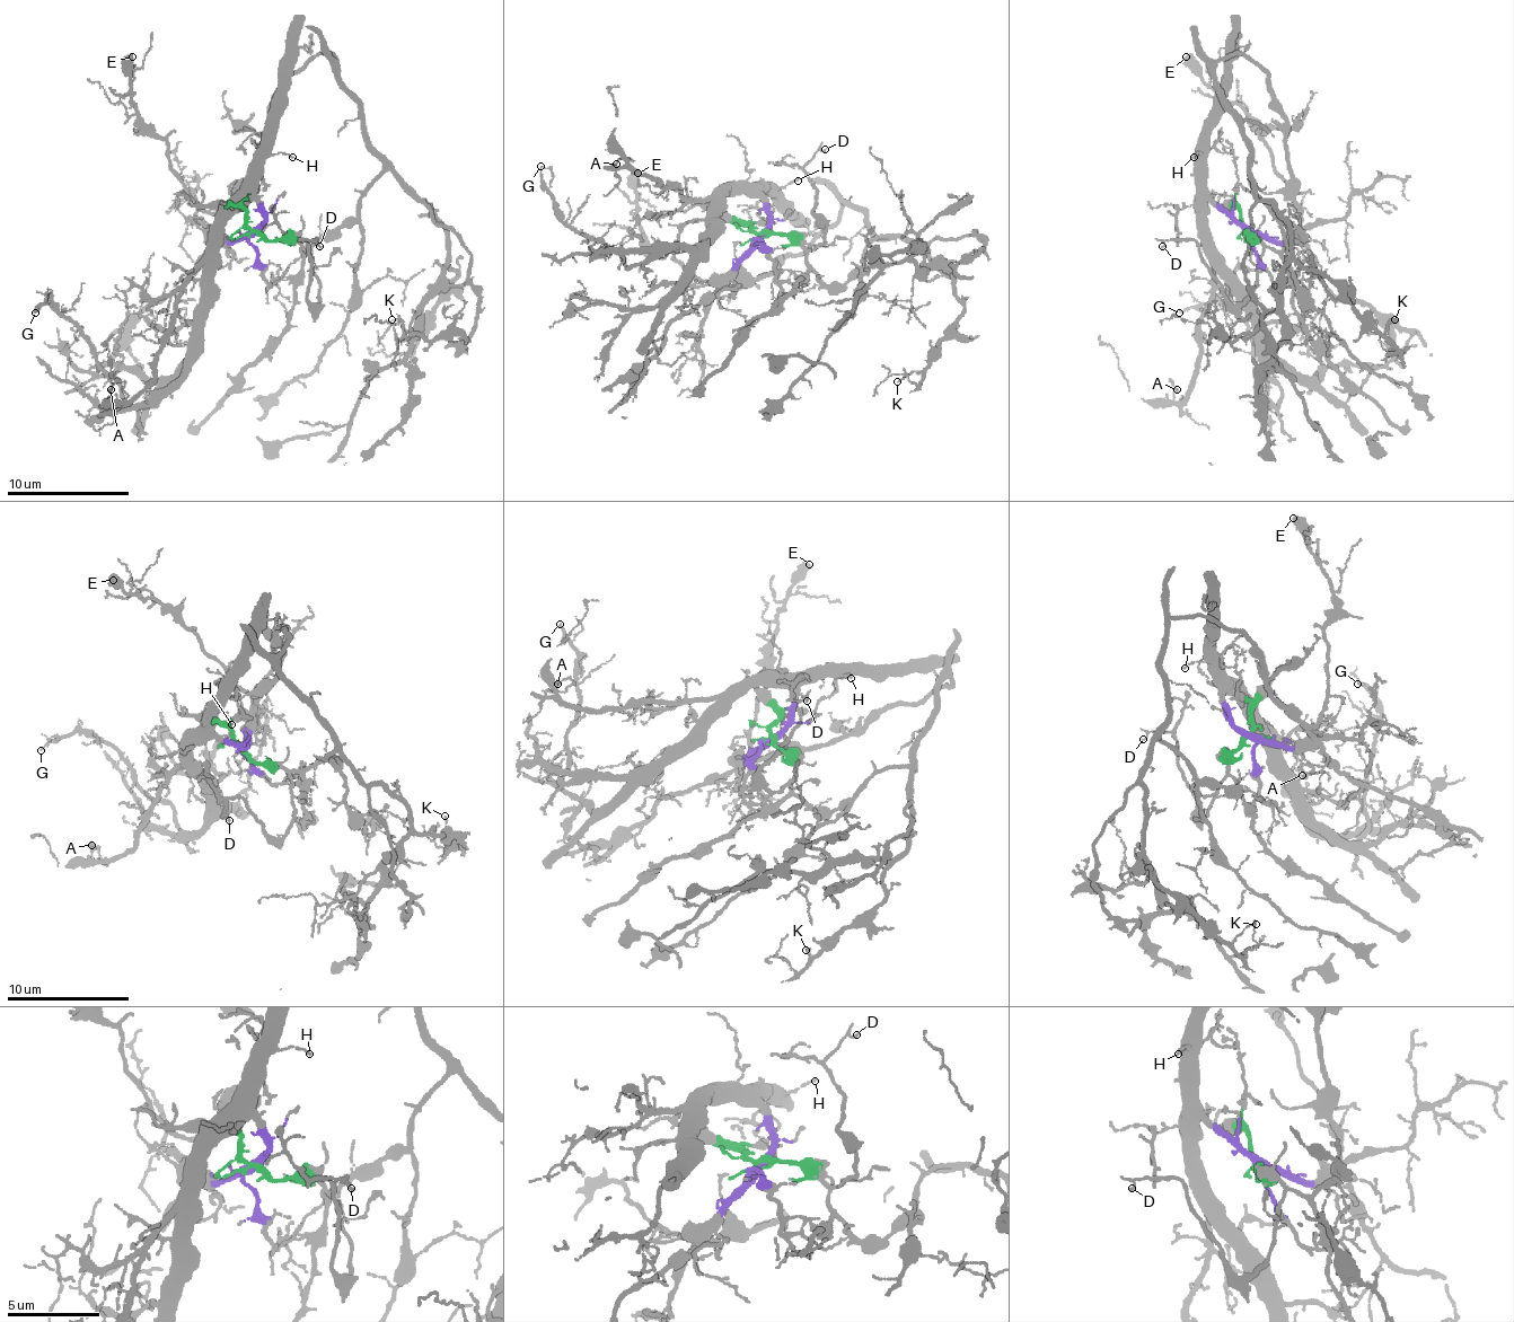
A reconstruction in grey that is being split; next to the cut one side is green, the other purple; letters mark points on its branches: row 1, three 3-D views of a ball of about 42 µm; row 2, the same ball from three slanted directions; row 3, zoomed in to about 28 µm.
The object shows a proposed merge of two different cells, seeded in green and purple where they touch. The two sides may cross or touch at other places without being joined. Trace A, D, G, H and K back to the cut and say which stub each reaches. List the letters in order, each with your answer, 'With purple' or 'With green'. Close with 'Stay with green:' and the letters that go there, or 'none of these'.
A: With purple
D: With green
G: With purple
H: With purple
K: With green
Stay with green: D, K

